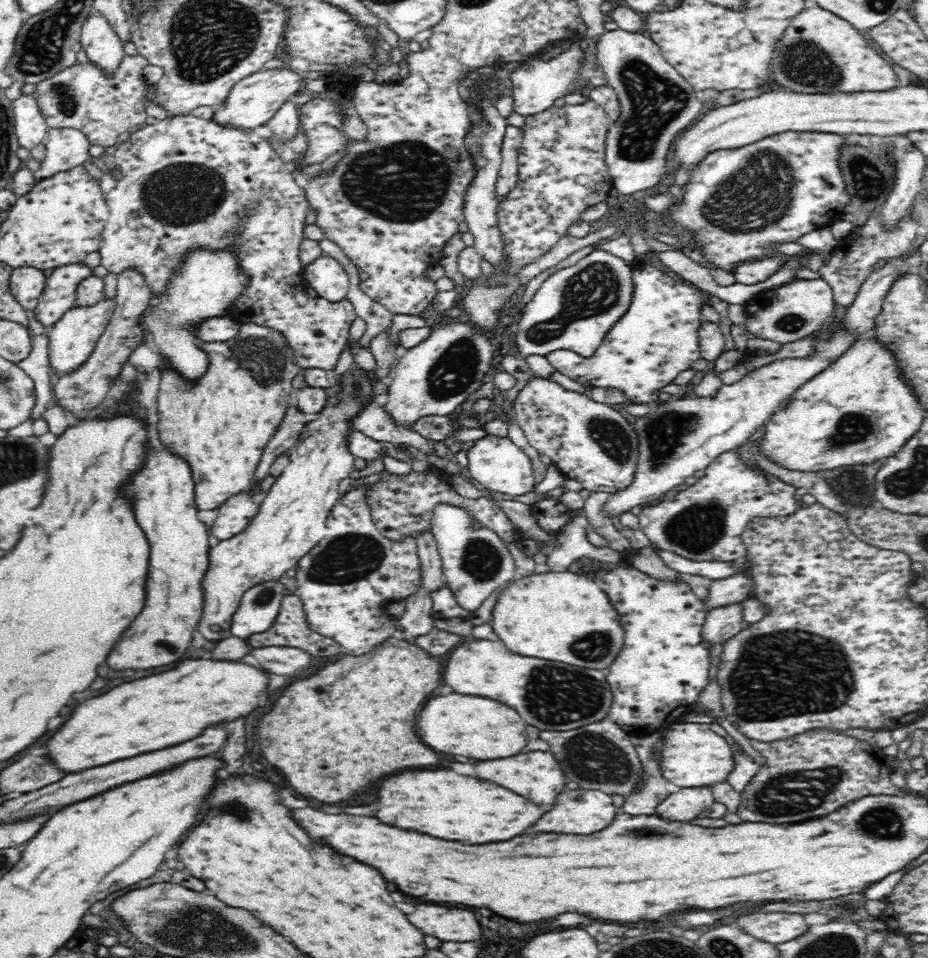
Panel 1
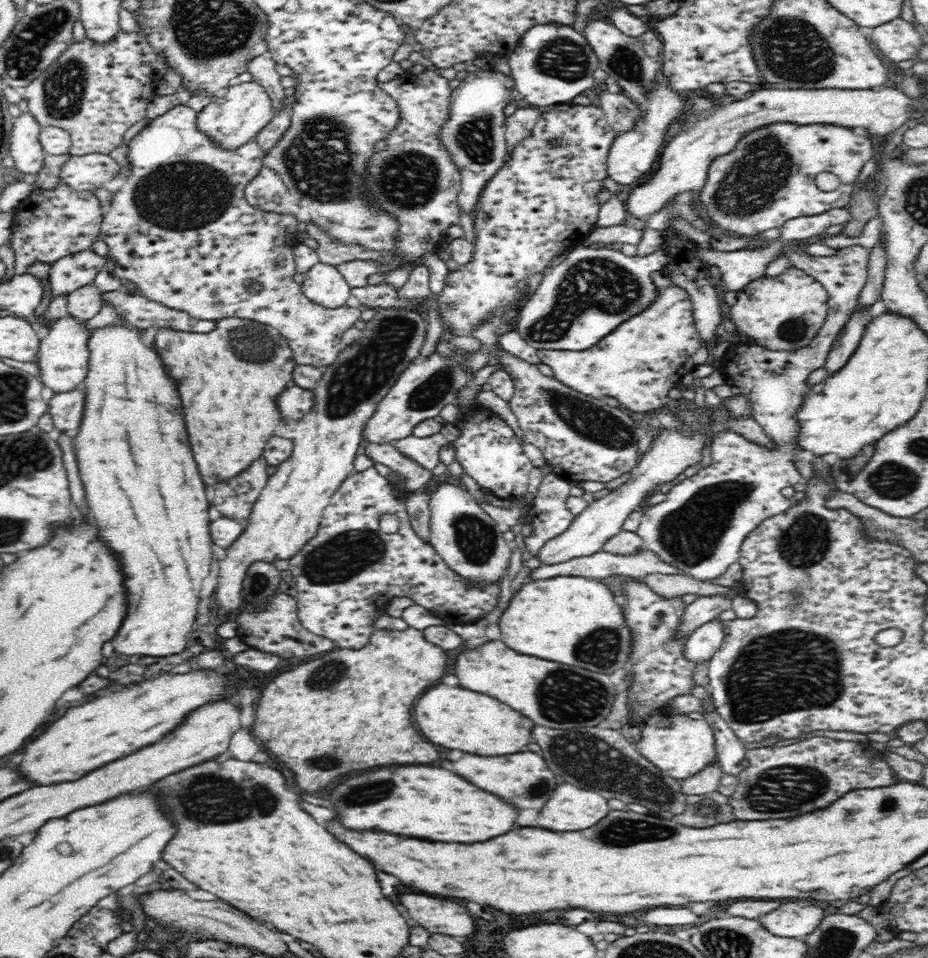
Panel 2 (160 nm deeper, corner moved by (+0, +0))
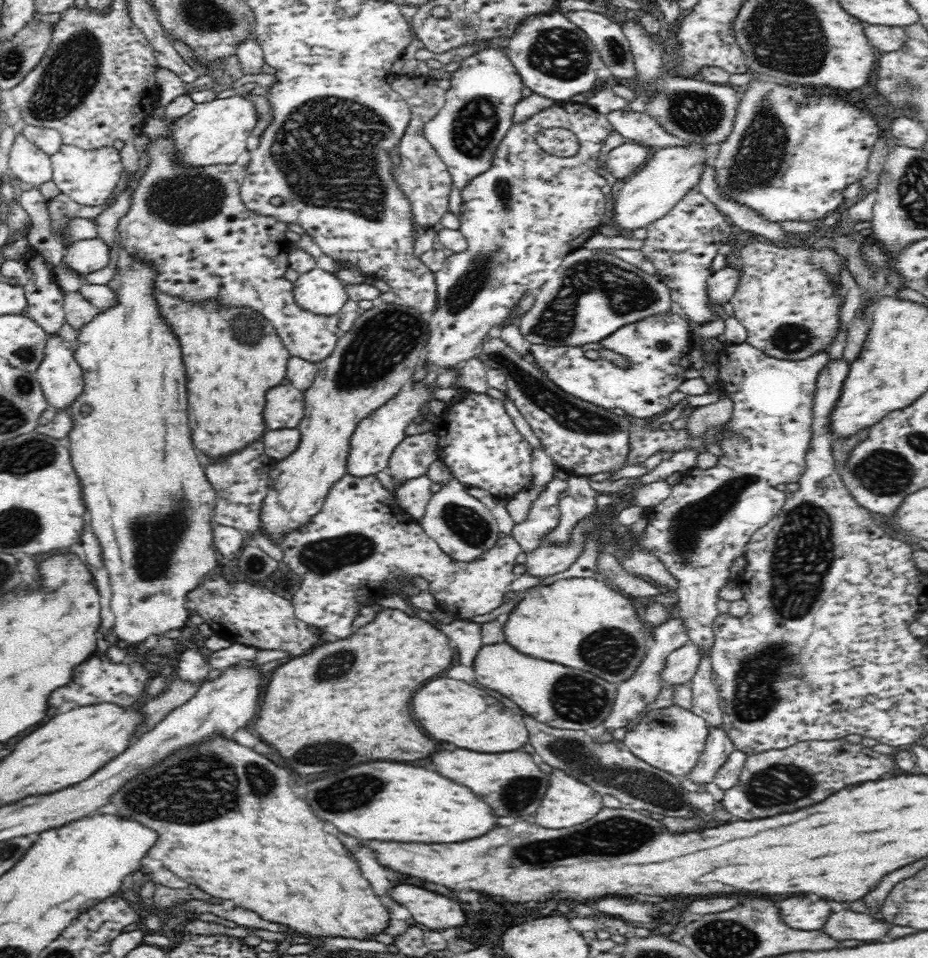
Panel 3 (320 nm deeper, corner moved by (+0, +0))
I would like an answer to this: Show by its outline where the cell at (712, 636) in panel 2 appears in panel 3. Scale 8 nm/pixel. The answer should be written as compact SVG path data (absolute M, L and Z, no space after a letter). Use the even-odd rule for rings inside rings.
M686 643L684 646L670 652L664 662L664 668L660 672L662 686L690 683L700 660L700 649L694 643Z

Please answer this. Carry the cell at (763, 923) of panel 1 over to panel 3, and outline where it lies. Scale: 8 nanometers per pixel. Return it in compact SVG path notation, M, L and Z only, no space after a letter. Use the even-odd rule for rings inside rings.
M808 896L788 898L780 904L782 920L798 930L820 930L826 924L832 908L826 900L810 900Z

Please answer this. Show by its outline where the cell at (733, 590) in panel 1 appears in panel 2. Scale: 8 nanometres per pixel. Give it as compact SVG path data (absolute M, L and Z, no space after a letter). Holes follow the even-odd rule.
M701 596L697 597L694 602L688 604L680 616L680 624L676 626L676 632L670 641L681 641L687 638L703 624L713 621L722 612L728 610L732 603L728 597L719 596Z

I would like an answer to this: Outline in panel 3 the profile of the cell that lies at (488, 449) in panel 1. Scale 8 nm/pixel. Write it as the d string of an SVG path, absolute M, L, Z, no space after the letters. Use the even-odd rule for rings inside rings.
M464 390L464 392L461 399L447 404L446 411L437 416L436 423L430 430L437 436L439 458L449 468L452 476L467 488L482 488L482 490L488 490L492 495L511 498L531 485L533 446L523 434L520 434L502 402L486 393L474 393L468 390Z

